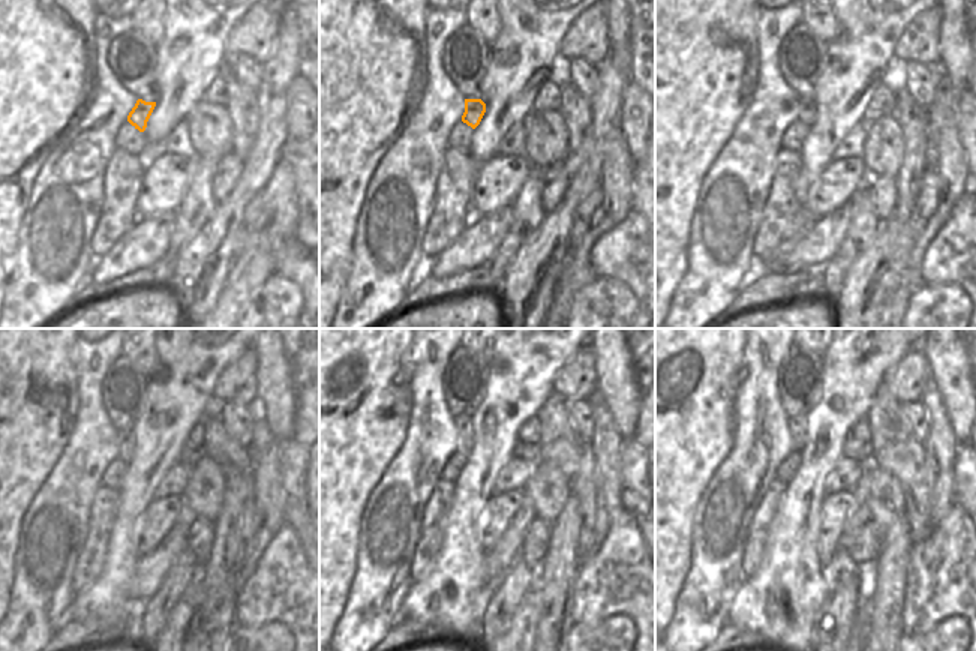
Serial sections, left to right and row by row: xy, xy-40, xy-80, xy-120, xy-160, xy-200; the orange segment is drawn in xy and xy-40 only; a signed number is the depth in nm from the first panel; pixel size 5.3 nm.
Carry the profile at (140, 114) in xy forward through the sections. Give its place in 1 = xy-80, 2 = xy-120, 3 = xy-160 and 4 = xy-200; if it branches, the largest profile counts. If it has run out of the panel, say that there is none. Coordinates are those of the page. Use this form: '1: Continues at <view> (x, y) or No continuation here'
1: Continues at xy-80 (807, 114)
2: Continues at xy-120 (126, 449)
3: Continues at xy-160 (464, 432)
4: Continues at xy-200 (796, 425)

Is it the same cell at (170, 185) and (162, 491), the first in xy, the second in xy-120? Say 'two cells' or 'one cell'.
two cells

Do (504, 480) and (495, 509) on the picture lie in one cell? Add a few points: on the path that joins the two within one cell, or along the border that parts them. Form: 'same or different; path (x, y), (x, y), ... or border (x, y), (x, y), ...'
different; border (523, 488), (492, 495)

